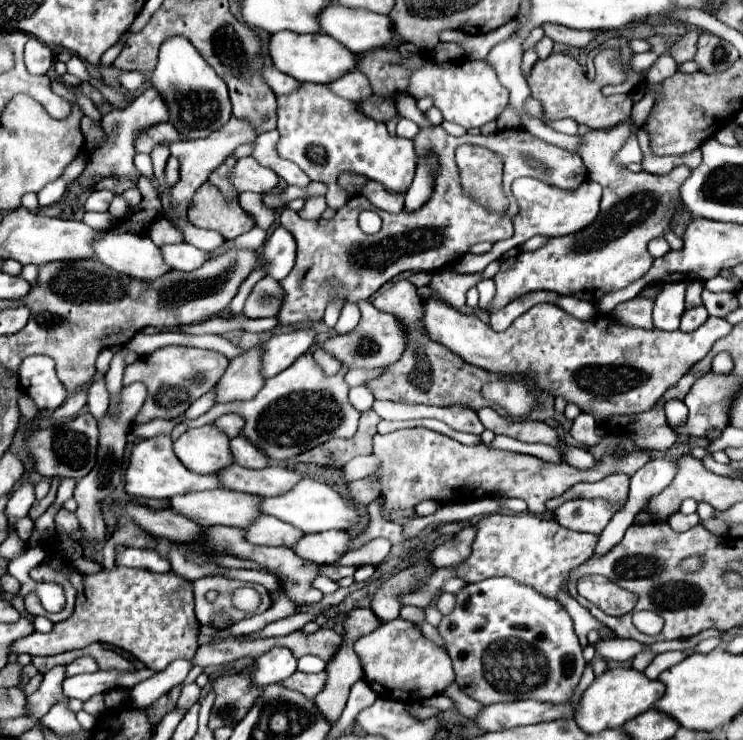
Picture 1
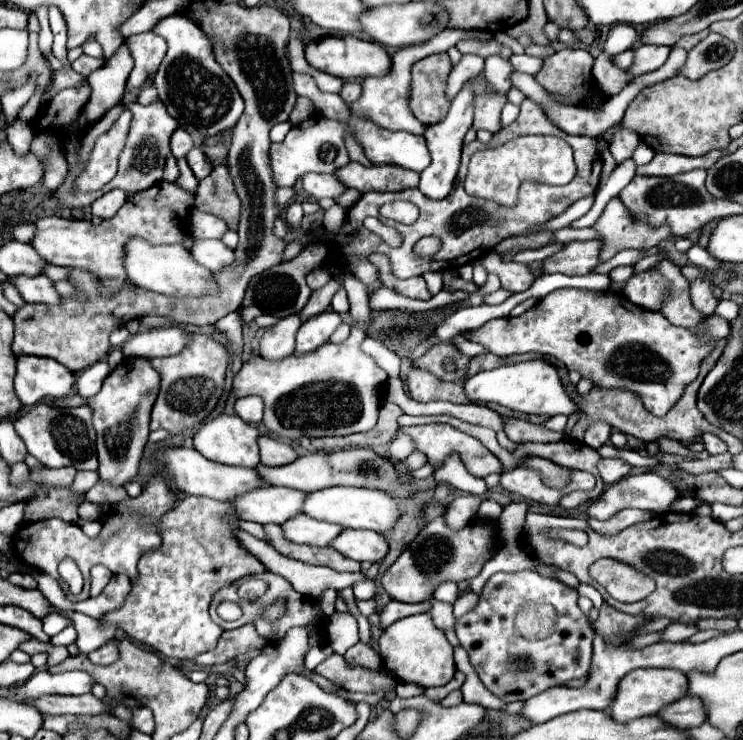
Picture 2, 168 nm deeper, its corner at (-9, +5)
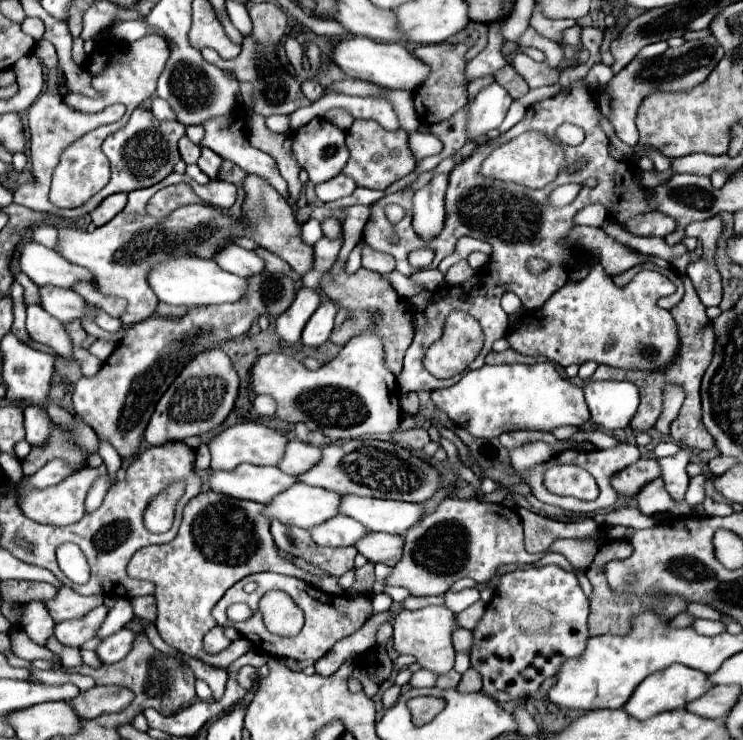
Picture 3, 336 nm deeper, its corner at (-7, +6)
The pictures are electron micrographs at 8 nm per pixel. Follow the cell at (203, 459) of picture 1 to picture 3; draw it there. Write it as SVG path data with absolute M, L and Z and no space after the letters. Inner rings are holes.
M238 422L238 424L232 424L228 426L226 430L214 434L210 440L208 440L208 448L210 448L210 456L212 456L212 468L218 468L218 470L230 470L242 462L248 462L248 464L260 464L260 466L276 466L278 460L282 458L282 450L286 448L286 442L288 438L278 432L278 430L272 430L264 424L258 424L258 422Z

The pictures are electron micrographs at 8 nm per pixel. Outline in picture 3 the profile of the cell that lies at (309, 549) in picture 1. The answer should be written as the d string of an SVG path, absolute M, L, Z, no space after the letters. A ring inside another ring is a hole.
M368 532L354 544L354 548L374 564L384 562L388 566L394 566L394 562L402 554L402 536L386 532Z

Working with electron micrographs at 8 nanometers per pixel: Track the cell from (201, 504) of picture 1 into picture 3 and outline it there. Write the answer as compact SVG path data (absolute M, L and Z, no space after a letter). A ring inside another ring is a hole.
M292 484L288 490L274 496L262 514L266 518L278 518L282 524L310 528L338 514L338 498L324 488L312 488L306 484Z

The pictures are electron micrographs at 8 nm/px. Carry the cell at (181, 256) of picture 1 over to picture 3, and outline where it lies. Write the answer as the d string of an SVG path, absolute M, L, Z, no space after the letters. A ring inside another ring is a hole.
M226 244L214 252L212 258L222 270L238 274L242 278L248 278L250 274L262 272L264 270L264 260L258 258L254 252L244 250L236 244Z

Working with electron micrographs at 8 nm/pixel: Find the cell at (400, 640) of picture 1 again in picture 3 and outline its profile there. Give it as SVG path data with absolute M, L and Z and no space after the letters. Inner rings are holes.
M426 606L414 612L406 612L402 610L396 618L394 618L394 650L398 654L408 654L416 658L416 664L420 664L420 668L434 672L438 676L448 674L454 666L454 646L452 646L452 630L456 628L456 620L454 614L444 608L444 606Z

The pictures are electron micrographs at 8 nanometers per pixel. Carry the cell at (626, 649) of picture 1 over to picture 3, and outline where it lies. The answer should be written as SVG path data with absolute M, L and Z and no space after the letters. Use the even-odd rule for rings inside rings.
M694 620L690 624L698 634L704 634L704 636L716 636L720 632L726 630L726 626L722 622L712 622L712 620Z

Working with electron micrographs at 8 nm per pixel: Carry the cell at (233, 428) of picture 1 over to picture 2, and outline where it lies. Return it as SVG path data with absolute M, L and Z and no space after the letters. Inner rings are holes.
M242 397L236 401L236 415L242 417L246 423L258 425L264 415L264 401L260 397Z

